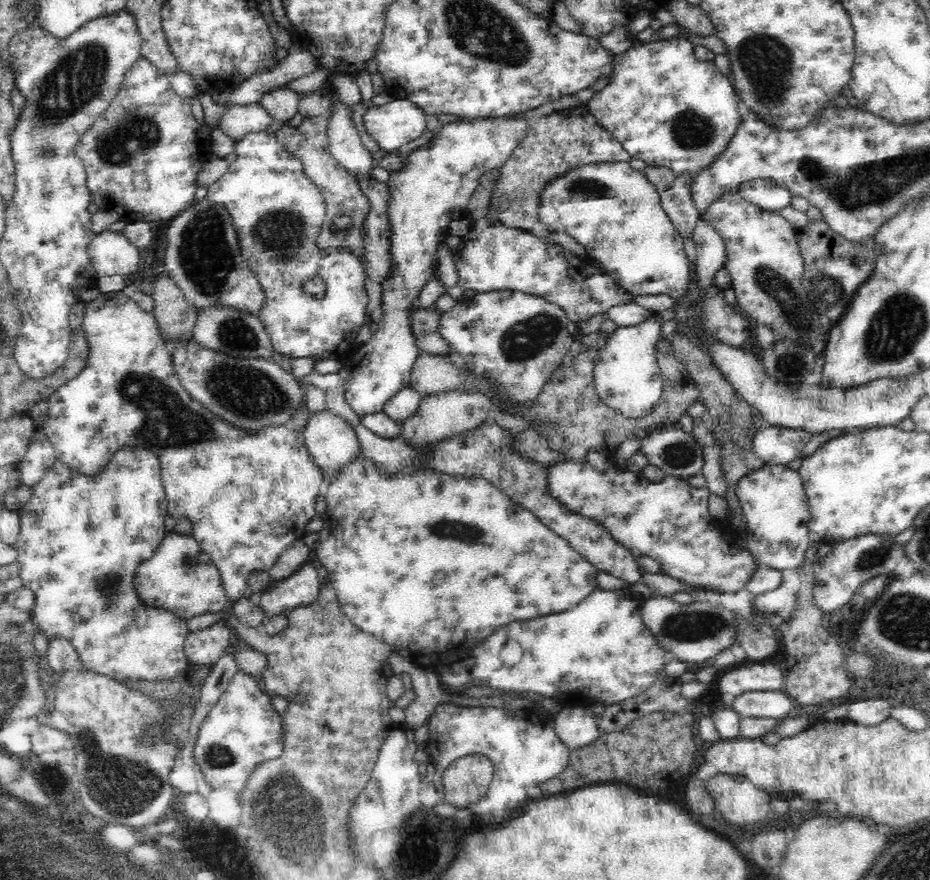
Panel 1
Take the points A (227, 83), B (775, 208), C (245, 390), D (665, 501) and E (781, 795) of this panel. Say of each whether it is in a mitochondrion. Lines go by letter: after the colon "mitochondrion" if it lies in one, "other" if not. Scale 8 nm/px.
A: other
B: other
C: mitochondrion
D: other
E: other

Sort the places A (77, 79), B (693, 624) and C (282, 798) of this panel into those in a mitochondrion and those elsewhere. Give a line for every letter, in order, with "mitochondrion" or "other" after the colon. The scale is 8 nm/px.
A: mitochondrion
B: mitochondrion
C: mitochondrion

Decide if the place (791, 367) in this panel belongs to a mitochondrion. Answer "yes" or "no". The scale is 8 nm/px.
yes

